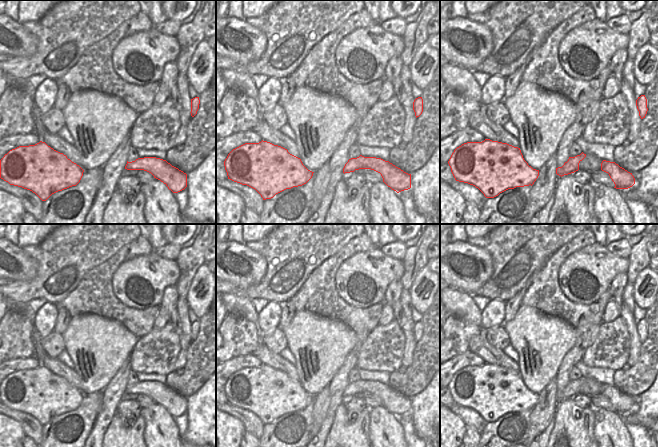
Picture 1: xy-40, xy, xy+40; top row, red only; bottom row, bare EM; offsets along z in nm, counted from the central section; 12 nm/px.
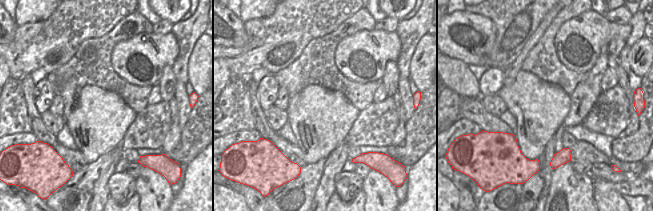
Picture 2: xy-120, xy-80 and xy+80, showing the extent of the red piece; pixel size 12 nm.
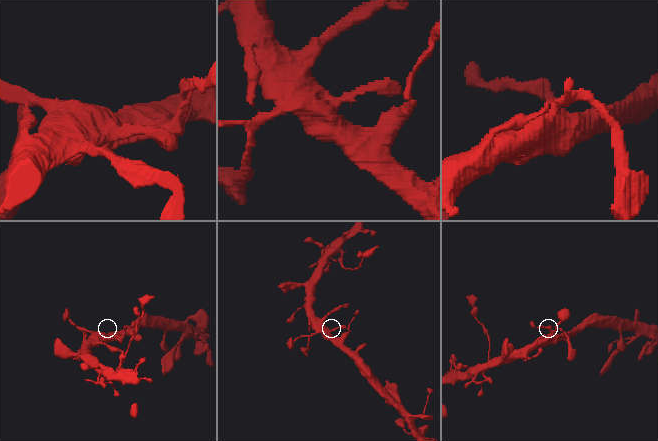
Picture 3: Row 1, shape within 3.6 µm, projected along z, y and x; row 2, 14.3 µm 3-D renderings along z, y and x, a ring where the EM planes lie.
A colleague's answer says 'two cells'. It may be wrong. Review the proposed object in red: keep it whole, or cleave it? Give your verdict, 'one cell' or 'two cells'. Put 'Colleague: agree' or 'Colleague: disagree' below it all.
one cell
Colleague: disagree

